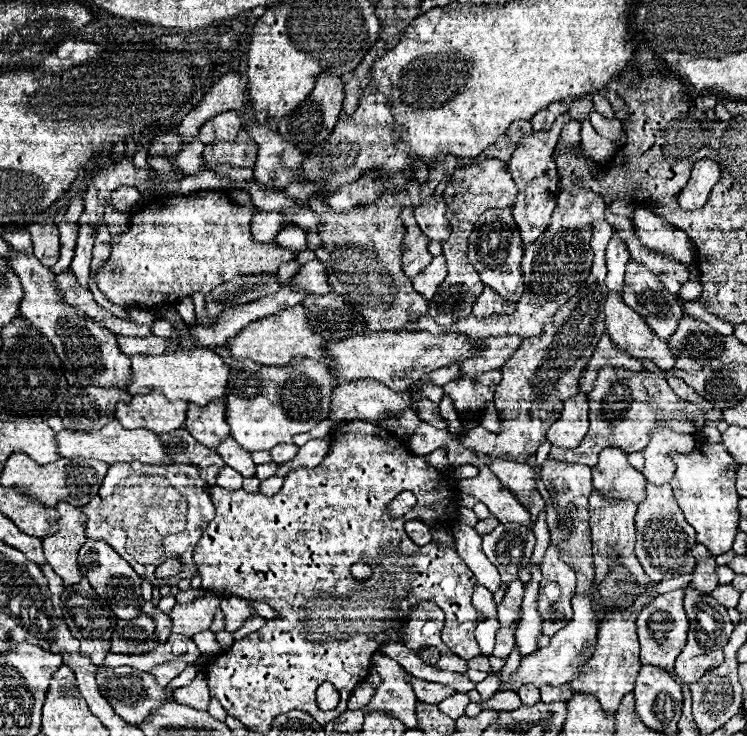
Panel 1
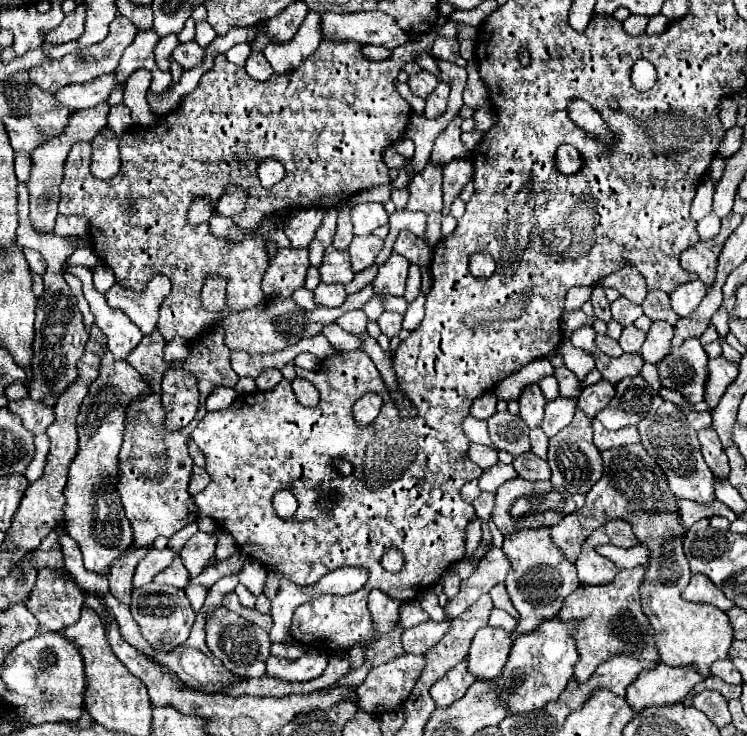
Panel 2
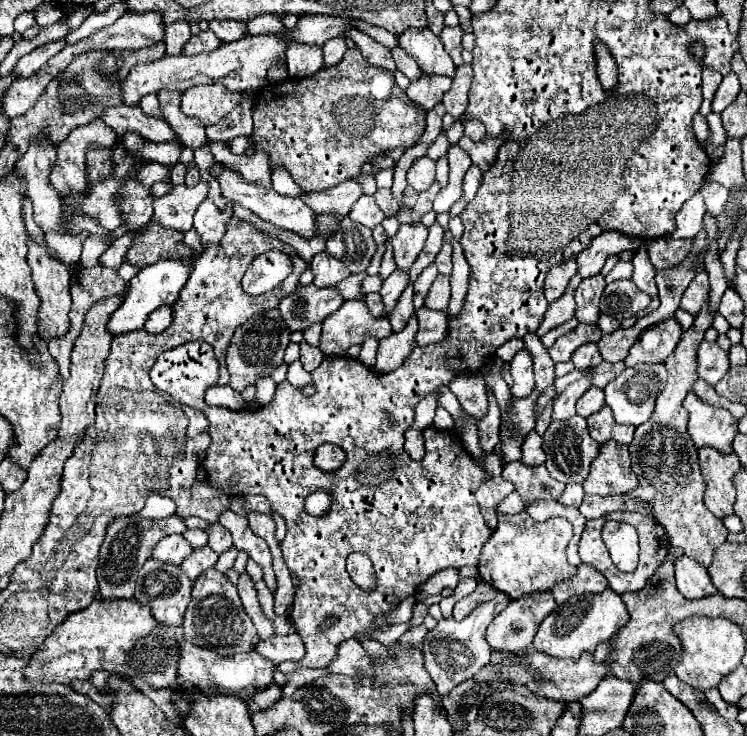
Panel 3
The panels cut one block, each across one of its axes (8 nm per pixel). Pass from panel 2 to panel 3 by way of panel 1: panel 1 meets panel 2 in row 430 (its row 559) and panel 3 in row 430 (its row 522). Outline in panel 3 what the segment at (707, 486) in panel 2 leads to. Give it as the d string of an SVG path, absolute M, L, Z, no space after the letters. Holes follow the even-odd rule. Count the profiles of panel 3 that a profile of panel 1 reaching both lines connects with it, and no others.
M708 300L696 314L692 328L682 332L676 350L664 364L668 370L668 384L656 398L656 410L650 420L636 426L634 432L632 444L640 444L642 466L632 464L632 472L636 472L636 476L640 478L640 486L630 492L630 496L640 496L654 508L656 518L666 528L670 544L682 548L686 556L704 566L712 562L714 550L726 542L728 530L718 516L712 516L712 512L708 512L704 504L704 478L698 466L698 450L688 434L688 412L682 402L698 378L696 348L704 340L704 332L712 326L712 320L714 312Z

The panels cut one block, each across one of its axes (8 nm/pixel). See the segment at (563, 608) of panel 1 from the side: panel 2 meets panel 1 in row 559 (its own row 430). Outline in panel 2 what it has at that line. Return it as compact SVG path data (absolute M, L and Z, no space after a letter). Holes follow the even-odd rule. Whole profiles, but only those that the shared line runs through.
M558 396L556 400L546 402L546 414L542 420L542 430L548 438L552 438L556 432L566 428L576 412L576 400Z

